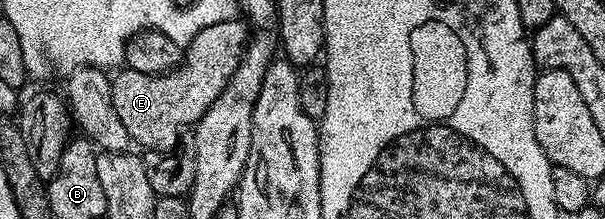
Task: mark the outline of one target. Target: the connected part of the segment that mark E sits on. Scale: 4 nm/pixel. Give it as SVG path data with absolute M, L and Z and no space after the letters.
M232 17L226 22L212 24L200 32L185 47L182 60L173 70L167 70L164 74L149 74L148 72L122 68L111 77L112 108L116 108L116 116L120 116L124 129L127 130L131 143L142 145L143 151L148 150L172 150L178 145L182 129L193 127L208 112L208 108L224 92L224 84L232 80L232 72L242 59L242 53L248 45L248 26L245 21Z

